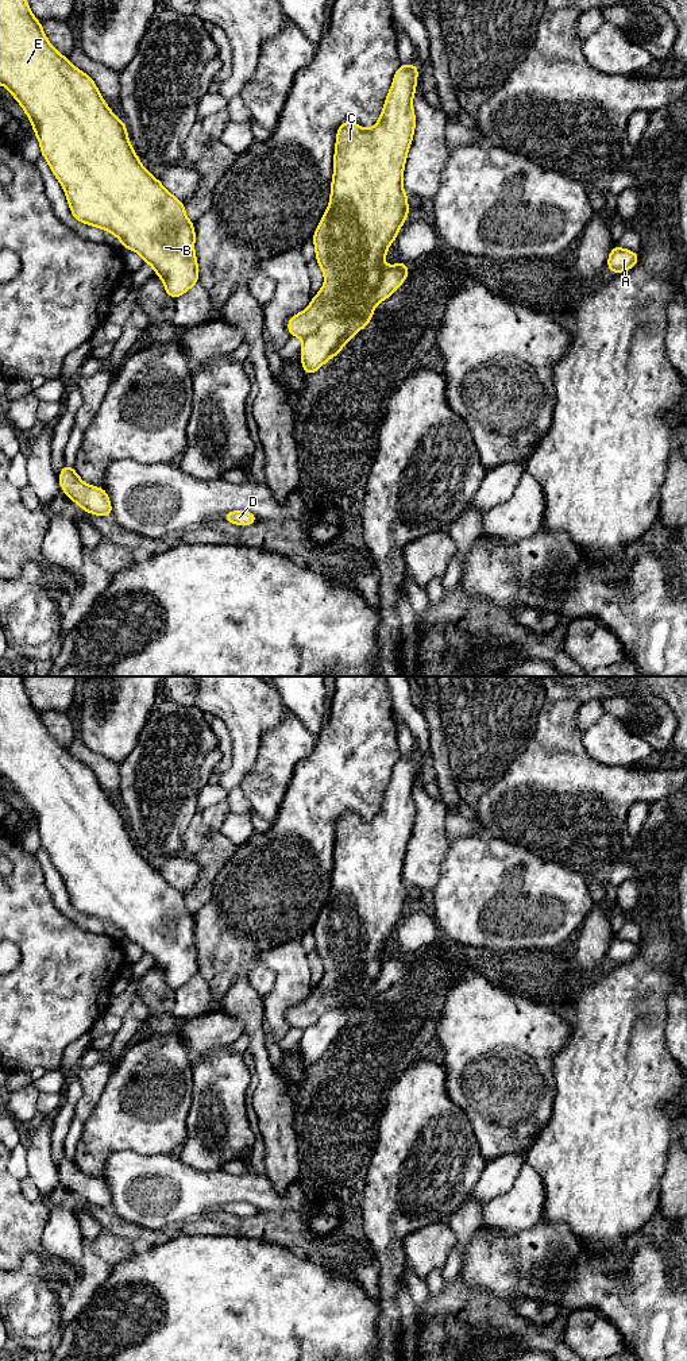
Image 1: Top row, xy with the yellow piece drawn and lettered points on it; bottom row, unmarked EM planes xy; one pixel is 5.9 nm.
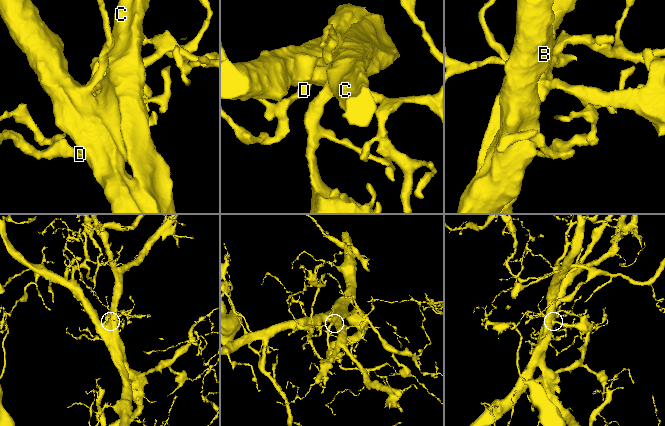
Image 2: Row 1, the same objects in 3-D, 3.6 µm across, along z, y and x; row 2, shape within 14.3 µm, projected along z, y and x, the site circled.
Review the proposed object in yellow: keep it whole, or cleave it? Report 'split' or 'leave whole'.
split

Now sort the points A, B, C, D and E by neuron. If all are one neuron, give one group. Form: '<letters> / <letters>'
A B D E / C

